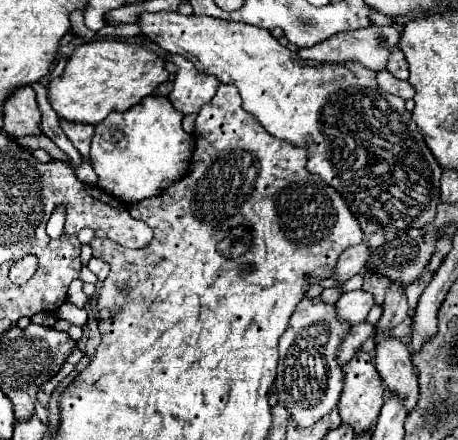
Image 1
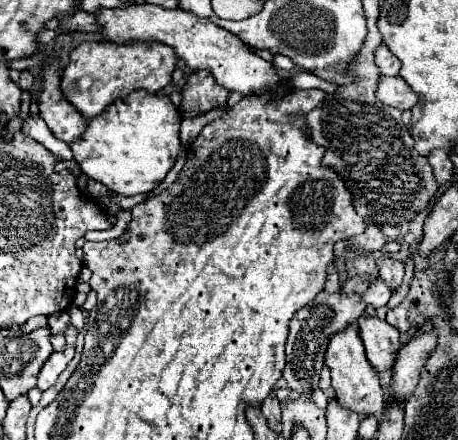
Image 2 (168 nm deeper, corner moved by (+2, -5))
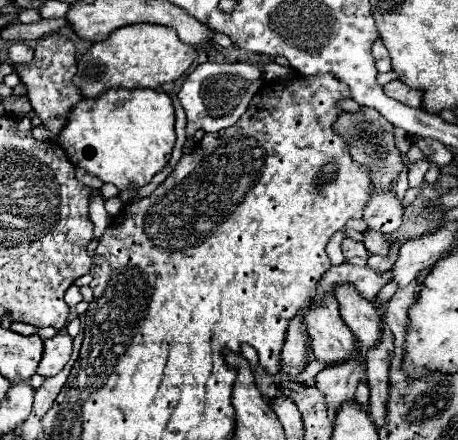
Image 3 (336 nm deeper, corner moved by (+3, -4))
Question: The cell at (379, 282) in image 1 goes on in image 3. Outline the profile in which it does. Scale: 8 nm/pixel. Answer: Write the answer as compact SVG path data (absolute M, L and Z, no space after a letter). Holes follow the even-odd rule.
M345 238L345 240L343 240L341 250L343 250L343 256L359 256L359 258L367 258L367 256L369 256L367 248L365 248L361 242L355 242L355 240L351 240L351 238Z

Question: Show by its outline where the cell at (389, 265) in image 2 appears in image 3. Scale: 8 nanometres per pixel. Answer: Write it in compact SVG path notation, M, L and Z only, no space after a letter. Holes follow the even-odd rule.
M365 230L365 248L371 252L371 254L383 254L387 256L389 250L391 250L391 242L377 230Z

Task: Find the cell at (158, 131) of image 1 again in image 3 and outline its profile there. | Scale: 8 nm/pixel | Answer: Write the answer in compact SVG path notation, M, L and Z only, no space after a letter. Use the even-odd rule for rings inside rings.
M111 88L95 100L81 100L69 114L59 144L77 166L119 190L139 190L167 166L175 144L175 108L161 90Z

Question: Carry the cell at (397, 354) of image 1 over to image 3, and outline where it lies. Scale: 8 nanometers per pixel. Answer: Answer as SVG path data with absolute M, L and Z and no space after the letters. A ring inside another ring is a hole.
M339 286L335 290L335 298L339 302L339 312L345 324L351 328L361 346L375 348L379 344L383 328L383 320L377 308L359 296L351 286Z

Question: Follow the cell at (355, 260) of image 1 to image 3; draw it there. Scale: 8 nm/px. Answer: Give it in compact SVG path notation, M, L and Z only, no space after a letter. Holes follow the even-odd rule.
M377 192L371 196L363 210L363 220L367 228L379 230L381 234L391 234L401 226L403 208L395 192Z

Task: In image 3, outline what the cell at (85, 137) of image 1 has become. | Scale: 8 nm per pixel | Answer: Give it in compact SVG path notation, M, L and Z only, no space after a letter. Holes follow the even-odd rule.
M49 34L37 42L35 48L35 58L31 64L15 64L15 72L21 76L25 88L27 88L27 98L33 106L33 112L41 120L45 128L49 128L53 134L59 134L67 122L67 116L75 104L81 102L79 90L73 86L73 76L77 72L77 62L75 62L75 46L73 42L63 36L63 34Z

